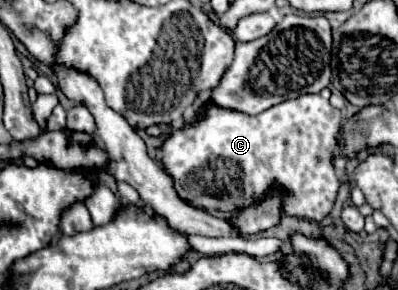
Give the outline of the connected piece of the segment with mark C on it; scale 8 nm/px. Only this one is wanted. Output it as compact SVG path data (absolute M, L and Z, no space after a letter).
M301 95L273 105L259 115L247 115L237 113L235 109L221 109L207 97L197 101L193 109L199 113L197 119L181 127L171 127L167 139L159 147L163 169L173 179L173 187L183 201L189 201L189 205L197 209L215 209L233 217L241 209L261 201L261 197L269 195L275 187L281 193L285 217L311 219L319 223L331 213L339 191L333 157L341 135L341 113L331 107L327 99L321 95Z

